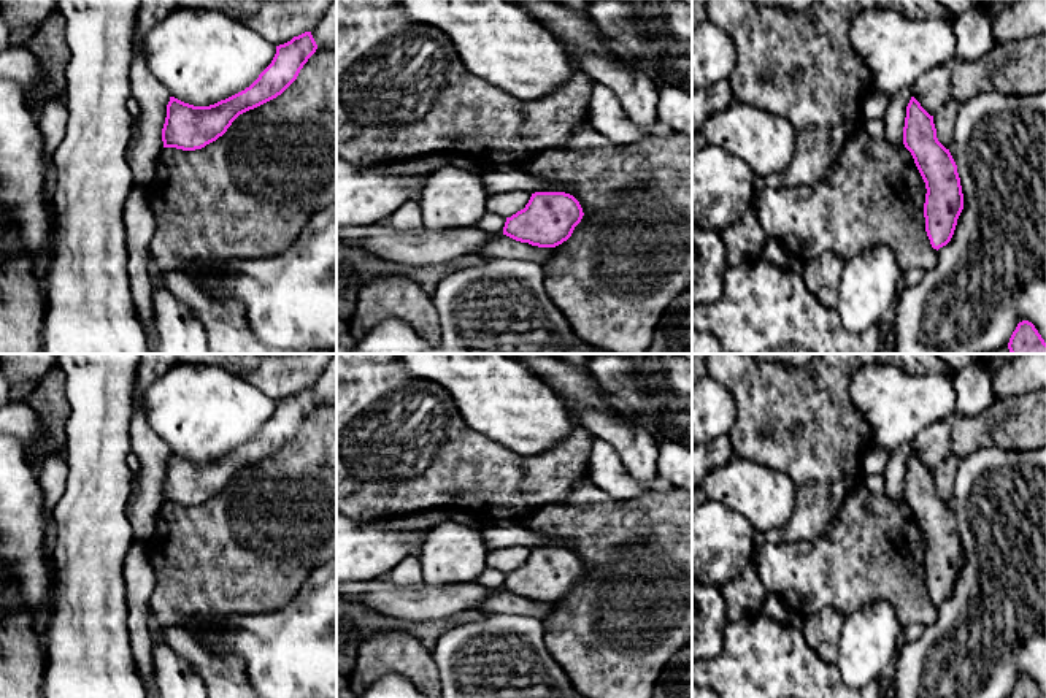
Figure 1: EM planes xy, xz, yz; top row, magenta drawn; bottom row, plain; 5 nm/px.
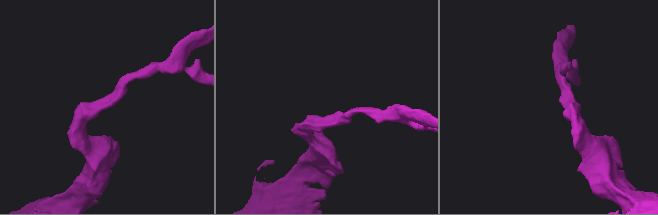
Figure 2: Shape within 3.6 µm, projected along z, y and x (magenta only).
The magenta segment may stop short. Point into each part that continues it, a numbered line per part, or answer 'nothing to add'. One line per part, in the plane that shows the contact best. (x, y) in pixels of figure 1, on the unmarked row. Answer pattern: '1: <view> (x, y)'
nothing to add

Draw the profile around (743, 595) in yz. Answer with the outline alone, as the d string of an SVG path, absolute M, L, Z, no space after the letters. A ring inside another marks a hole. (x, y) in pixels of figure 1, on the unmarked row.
M756 550L751 554L751 560L744 570L735 579L721 587L729 622L736 622L744 616L756 614L763 601L765 592L756 574L754 560Z

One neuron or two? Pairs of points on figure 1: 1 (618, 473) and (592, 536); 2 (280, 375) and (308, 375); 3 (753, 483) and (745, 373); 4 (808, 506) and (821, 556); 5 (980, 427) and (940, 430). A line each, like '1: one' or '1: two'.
1: two
2: one
3: two
4: two
5: two

